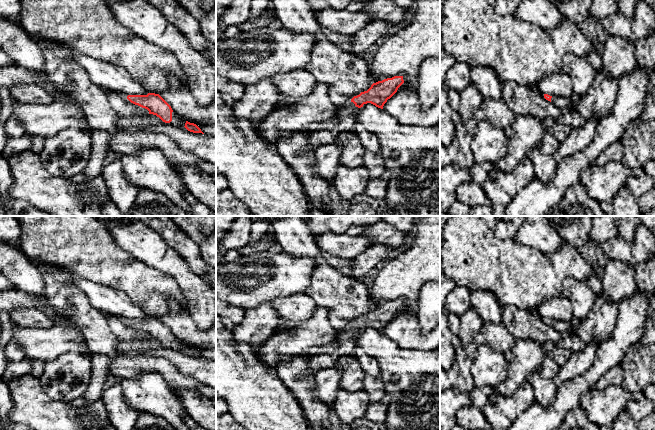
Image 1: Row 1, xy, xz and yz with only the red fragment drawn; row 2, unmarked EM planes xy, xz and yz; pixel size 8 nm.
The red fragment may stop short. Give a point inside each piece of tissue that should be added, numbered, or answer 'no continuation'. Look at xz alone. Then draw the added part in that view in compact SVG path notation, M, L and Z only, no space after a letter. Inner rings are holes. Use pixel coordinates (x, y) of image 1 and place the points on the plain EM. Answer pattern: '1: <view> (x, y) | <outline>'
1: xz (345, 339) | M351 325L343 331L337 331L334 340L337 343L336 348L331 353L307 359L307 369L304 375L315 374L321 369L334 367L340 357L354 354L354 341L358 335L359 332Z

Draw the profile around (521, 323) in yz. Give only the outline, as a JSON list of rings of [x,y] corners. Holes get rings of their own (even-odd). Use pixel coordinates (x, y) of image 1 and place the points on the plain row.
[[[515,306],[502,308],[502,323],[516,339],[531,339],[540,344],[553,342],[558,344],[563,334],[544,322],[538,308],[519,309]]]

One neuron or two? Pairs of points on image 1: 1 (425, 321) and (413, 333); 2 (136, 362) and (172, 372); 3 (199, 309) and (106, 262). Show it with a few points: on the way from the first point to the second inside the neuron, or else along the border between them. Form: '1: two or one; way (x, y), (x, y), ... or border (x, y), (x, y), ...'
1: two; border (416, 315), (419, 330), (427, 334)
2: one; way (145, 364), (156, 364), (163, 367)
3: two; border (175, 281), (188, 310)

